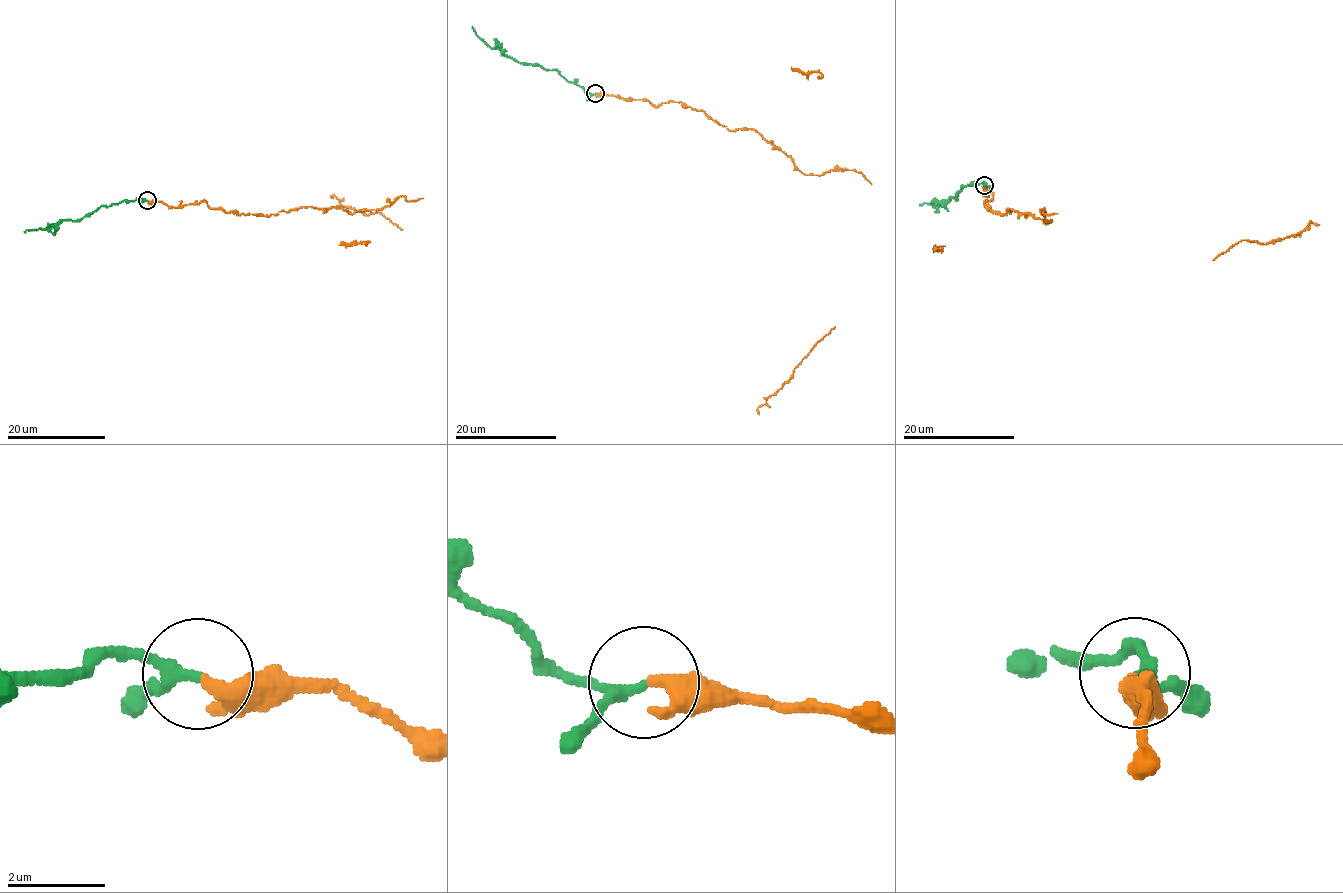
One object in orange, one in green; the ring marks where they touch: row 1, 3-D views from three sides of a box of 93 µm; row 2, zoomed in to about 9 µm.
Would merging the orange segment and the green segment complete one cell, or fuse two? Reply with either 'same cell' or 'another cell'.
same cell

